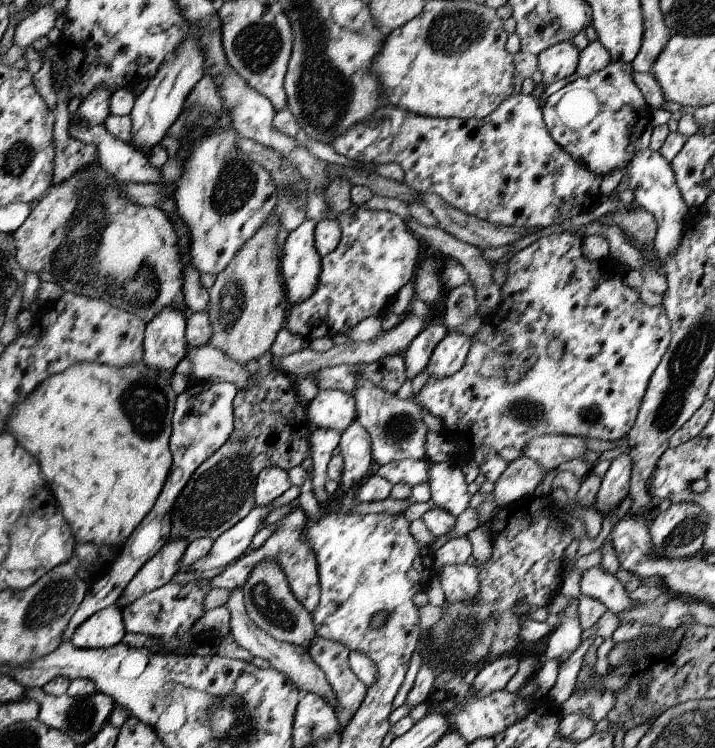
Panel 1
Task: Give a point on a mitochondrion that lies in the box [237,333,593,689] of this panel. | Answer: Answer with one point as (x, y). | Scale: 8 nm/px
(461, 628)

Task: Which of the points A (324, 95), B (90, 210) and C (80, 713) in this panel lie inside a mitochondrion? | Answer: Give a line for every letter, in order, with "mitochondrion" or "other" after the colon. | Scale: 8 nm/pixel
A: mitochondrion
B: mitochondrion
C: mitochondrion

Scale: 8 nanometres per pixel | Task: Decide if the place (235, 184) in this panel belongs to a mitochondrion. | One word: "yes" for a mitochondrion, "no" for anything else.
yes

